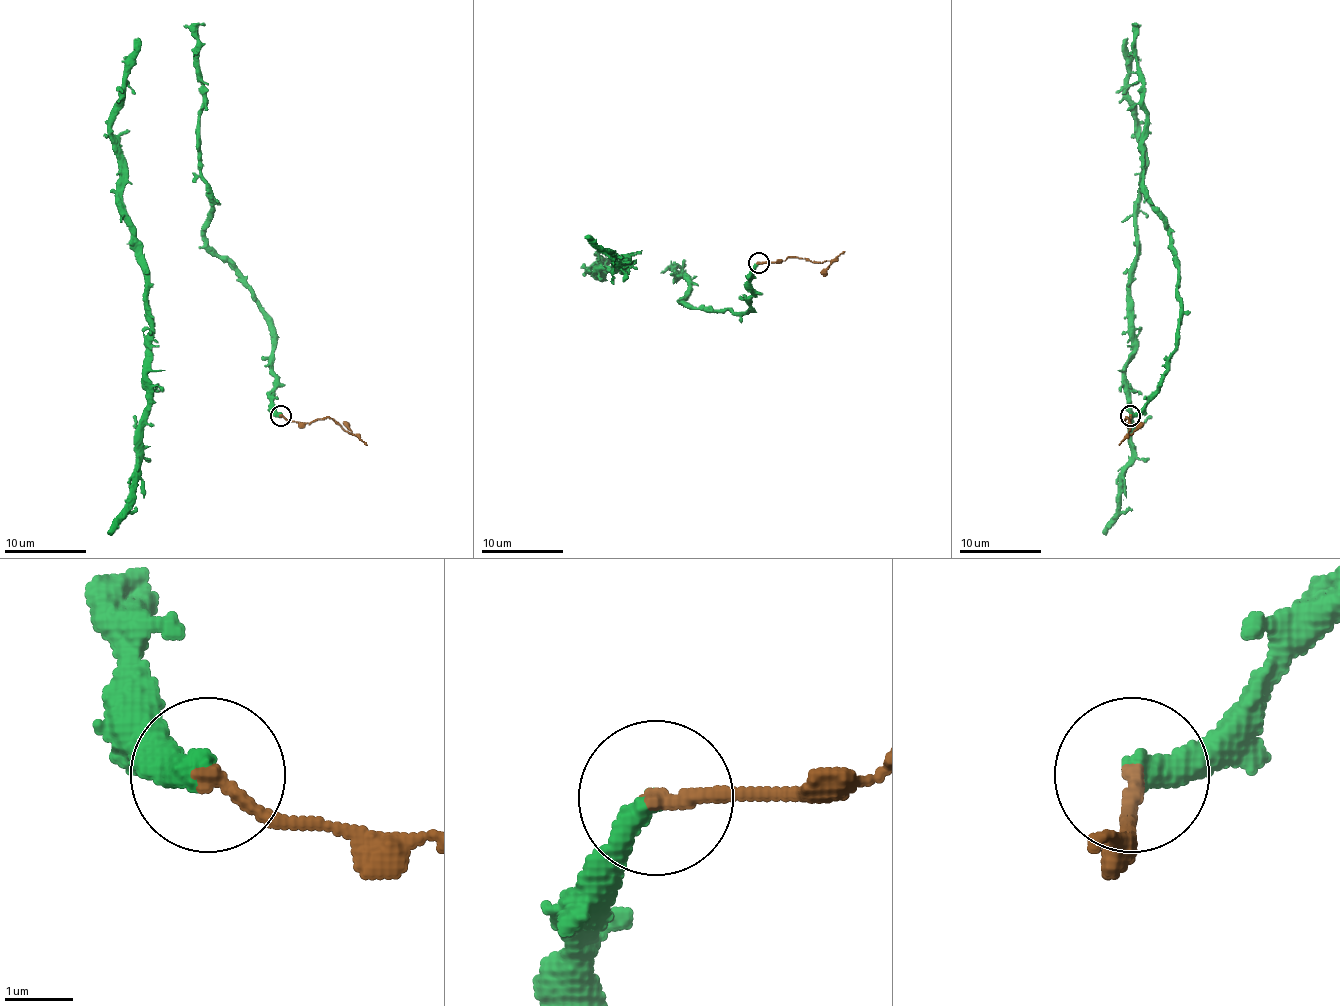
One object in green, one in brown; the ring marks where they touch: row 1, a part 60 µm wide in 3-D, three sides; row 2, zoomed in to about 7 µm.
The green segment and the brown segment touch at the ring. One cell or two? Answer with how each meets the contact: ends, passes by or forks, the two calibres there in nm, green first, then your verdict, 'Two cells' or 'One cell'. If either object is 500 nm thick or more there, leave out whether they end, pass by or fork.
At the ring green ends. At the ring brown ends. Thickness 400 nm (green) against 240 nm. Two cells

